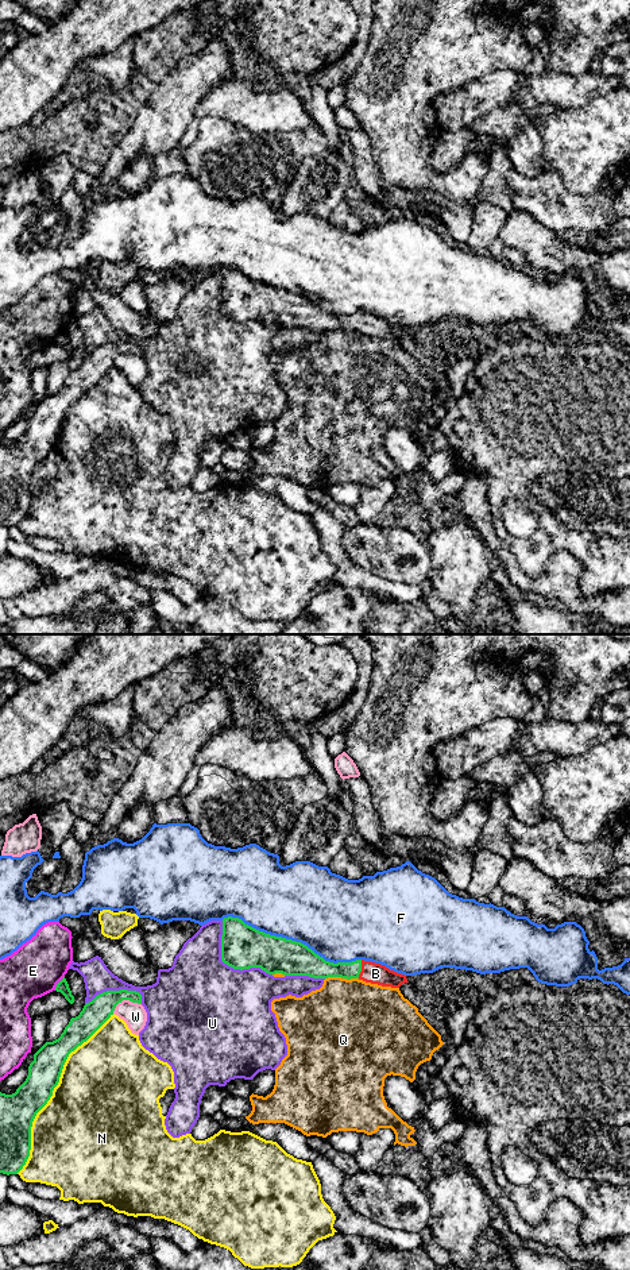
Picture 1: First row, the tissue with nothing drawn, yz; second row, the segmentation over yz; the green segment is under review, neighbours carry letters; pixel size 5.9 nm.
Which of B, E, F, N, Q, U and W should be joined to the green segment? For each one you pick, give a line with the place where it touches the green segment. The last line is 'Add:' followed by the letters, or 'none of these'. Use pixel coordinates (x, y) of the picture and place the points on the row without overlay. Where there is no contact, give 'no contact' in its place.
B: meets green in yz at (360, 321)
Add: B

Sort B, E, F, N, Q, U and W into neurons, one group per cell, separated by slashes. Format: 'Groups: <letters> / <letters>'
Groups: B / E / F / N / Q / U / W

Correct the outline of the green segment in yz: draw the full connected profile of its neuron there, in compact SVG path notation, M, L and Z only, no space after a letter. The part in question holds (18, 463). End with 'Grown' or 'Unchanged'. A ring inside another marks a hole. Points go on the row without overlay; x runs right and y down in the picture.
M127 341L97 347L70 371L58 391L46 394L34 406L28 428L16 444L0 444L0 525L18 526L23 521L30 509L32 474L53 448L69 406L86 394L123 352L142 356L142 347Z. Unchanged

